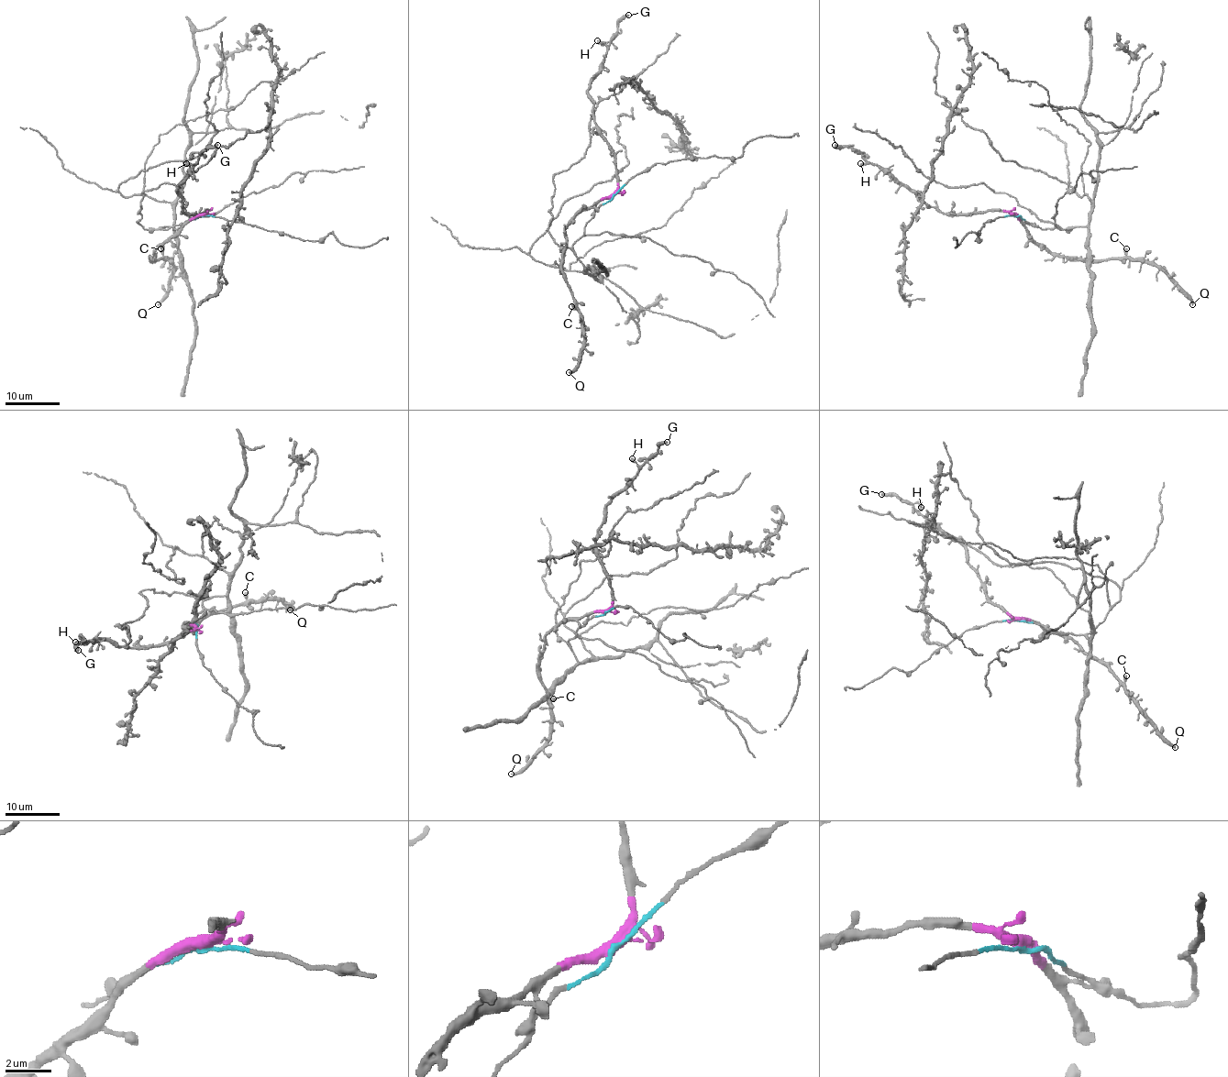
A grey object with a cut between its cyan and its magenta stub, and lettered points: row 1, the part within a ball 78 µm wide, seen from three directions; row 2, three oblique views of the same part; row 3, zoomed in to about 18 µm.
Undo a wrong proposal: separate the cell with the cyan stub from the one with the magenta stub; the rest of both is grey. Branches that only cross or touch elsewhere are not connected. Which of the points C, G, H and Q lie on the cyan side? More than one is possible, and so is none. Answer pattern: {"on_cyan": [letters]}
{"on_cyan": []}

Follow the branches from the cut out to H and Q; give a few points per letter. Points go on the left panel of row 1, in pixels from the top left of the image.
H: (203, 215), (207, 212), (191, 214), (184, 212), (182, 200), (177, 194), (177, 187), (195, 164), (187, 163)
Q: (203, 215), (190, 218), (154, 250), (152, 260), (167, 258), (172, 264), (170, 292), (157, 304)

